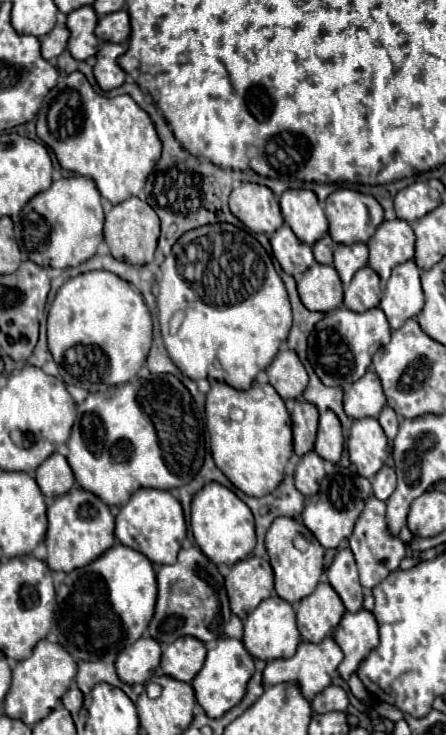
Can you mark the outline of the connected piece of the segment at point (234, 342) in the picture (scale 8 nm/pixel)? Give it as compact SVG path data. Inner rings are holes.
M229 223L203 225L181 235L173 245L171 255L165 257L159 267L157 285L157 309L165 349L171 361L181 369L181 373L193 381L221 381L239 391L247 391L255 377L267 365L271 365L279 351L279 345L287 339L287 333L291 329L291 303L287 297L287 289L277 275L269 253L259 245L253 233ZM175 313L183 313L185 317L179 329L171 333L171 319Z

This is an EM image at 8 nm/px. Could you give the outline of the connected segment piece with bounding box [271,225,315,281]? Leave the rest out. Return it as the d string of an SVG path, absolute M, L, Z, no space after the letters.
M287 225L275 231L275 235L271 237L271 247L273 247L273 255L279 261L281 269L287 275L295 277L297 281L315 261L311 247L301 243Z

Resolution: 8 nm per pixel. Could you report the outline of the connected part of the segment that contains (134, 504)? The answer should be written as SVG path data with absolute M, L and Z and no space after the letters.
M139 489L131 495L129 503L123 505L119 515L115 517L115 537L123 545L143 553L155 565L175 563L185 535L187 535L187 525L183 519L181 503L169 491Z

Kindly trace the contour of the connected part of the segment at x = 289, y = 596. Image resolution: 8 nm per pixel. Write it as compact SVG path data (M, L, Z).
M277 517L265 537L265 547L274 572L274 587L277 595L289 603L297 603L311 595L323 573L323 553L325 549L313 537L313 533L291 517Z

